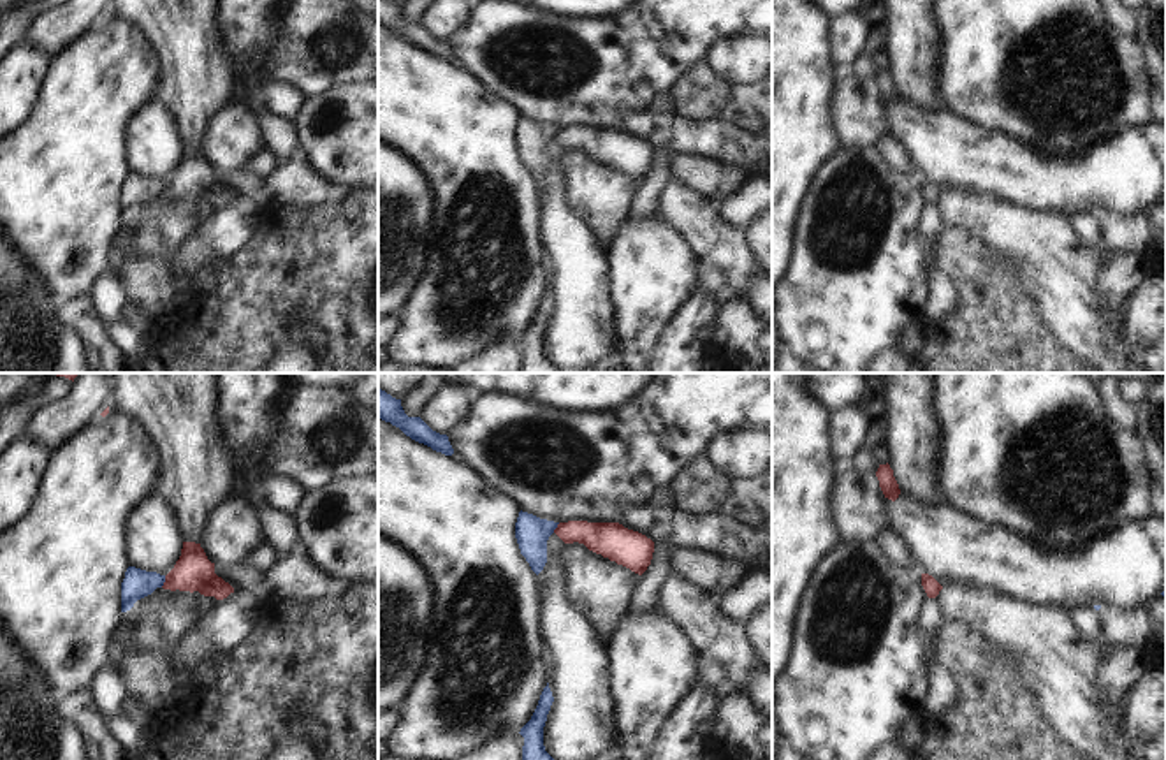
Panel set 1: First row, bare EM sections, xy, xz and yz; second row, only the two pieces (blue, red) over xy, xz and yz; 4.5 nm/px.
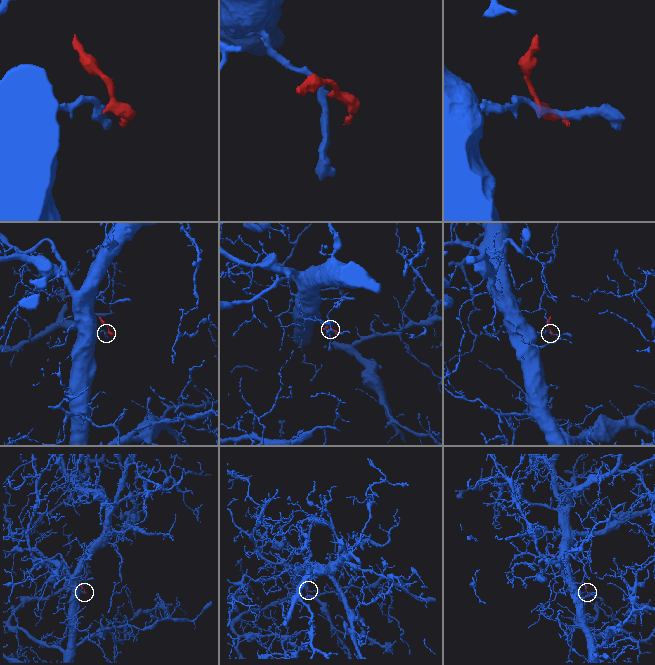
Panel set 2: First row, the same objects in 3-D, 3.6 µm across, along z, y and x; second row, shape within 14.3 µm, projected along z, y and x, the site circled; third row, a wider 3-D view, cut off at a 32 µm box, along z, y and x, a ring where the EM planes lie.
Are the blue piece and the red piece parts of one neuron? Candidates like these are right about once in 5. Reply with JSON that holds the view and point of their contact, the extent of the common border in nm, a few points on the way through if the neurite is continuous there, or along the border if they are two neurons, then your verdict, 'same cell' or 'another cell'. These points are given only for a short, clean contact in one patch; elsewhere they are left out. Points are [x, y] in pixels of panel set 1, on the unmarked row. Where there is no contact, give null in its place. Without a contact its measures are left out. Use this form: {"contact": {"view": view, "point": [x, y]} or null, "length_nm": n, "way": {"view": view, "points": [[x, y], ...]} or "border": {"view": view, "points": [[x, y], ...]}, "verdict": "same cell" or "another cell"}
{"contact": {"view": "xy", "point": [164, 187]}, "length_nm": 60, "border": {"view": "xy", "points": [[166, 182], [160, 192]]}, "verdict": "another cell"}

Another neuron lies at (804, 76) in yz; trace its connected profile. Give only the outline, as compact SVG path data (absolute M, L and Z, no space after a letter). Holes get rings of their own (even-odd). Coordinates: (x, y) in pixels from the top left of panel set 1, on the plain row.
M772 0L772 292L791 260L802 201L820 167L841 150L834 95L844 70L832 58L830 19L813 0Z

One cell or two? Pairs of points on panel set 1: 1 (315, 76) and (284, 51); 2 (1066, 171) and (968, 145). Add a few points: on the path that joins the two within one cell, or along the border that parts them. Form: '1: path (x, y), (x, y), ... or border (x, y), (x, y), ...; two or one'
1: path (308, 69), (298, 58), (291, 58); one
2: path (1042, 171), (1015, 171), (992, 162); one

